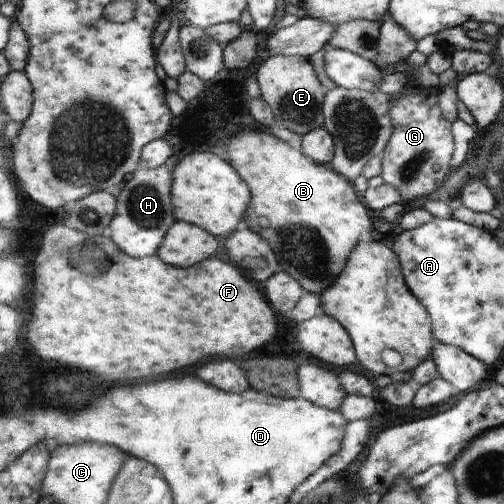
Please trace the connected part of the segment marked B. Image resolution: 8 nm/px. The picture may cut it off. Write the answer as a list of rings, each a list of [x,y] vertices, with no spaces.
[[[250,129],[236,133],[228,144],[228,150],[232,166],[244,174],[243,180],[251,190],[248,216],[243,222],[248,224],[249,230],[264,234],[275,258],[280,258],[280,266],[305,292],[324,293],[346,269],[362,232],[370,232],[372,228],[372,218],[352,188],[354,184],[346,182],[338,172],[328,170],[326,165],[306,158],[270,131]]]

